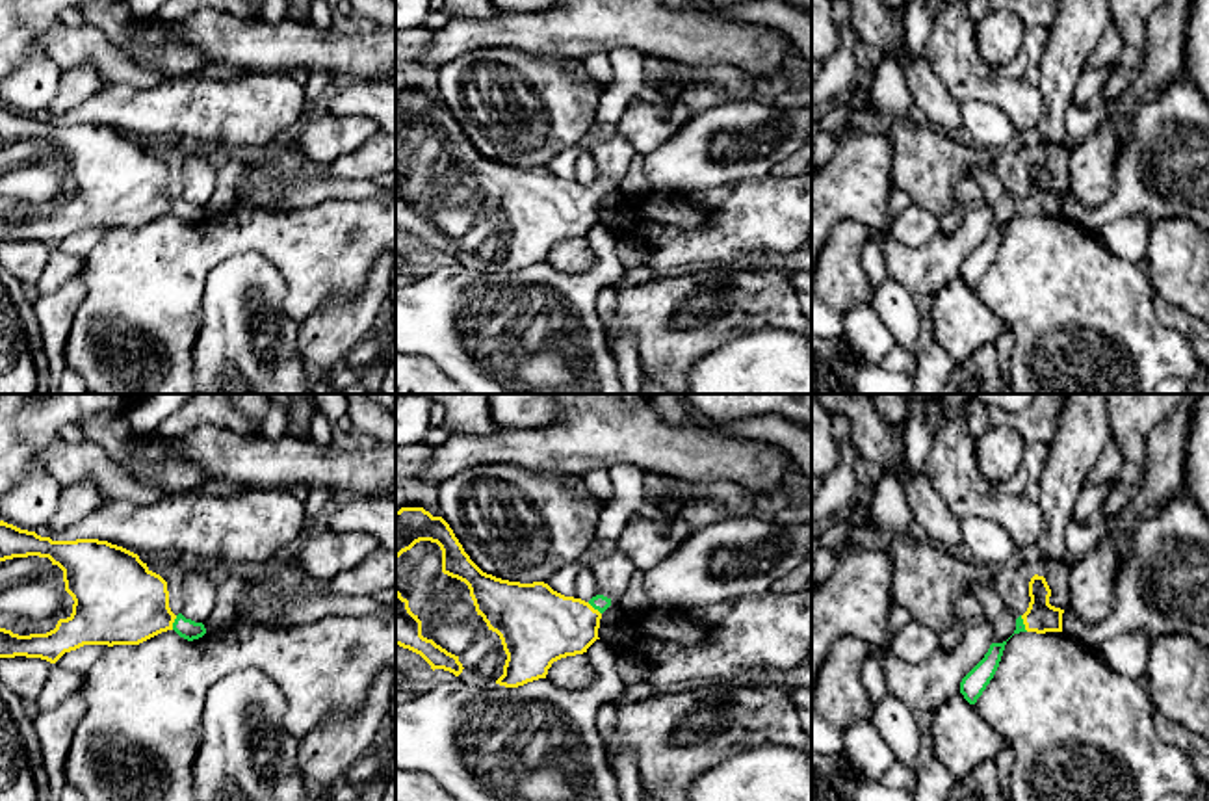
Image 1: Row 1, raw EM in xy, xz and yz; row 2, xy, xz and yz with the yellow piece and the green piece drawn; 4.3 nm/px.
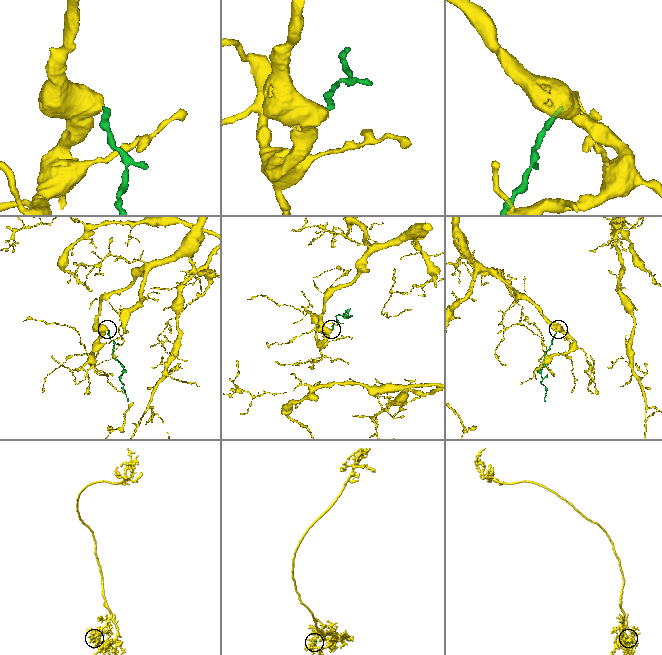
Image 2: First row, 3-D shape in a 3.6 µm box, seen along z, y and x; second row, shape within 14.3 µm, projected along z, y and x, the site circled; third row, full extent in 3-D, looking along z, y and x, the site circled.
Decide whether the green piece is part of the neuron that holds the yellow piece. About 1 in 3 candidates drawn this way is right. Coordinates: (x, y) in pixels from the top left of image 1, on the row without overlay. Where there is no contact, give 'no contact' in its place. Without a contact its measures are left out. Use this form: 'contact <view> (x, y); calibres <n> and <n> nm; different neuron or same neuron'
contact yz (1024, 207); calibres 140 and 90 nm; same neuron

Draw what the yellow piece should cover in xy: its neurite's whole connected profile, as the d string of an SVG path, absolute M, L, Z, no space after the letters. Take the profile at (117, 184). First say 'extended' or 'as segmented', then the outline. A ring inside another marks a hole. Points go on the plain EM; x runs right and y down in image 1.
extended; M0 104L0 145L28 139L48 141L63 154L65 175L74 184L72 197L46 217L19 219L0 212L0 242L26 240L56 247L65 236L84 229L139 229L167 214L188 225L206 217L202 206L171 195L167 165L123 130L98 123L52 125Z

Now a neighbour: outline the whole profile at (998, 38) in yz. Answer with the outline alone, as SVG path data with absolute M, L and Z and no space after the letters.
M1007 9L988 13L977 22L975 46L990 67L1008 65L1020 52L1027 24Z

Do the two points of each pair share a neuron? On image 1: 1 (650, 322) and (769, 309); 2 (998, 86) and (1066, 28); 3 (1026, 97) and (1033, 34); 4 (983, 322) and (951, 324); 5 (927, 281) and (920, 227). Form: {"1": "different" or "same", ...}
{"1": "same", "2": "different", "3": "different", "4": "same", "5": "different"}

